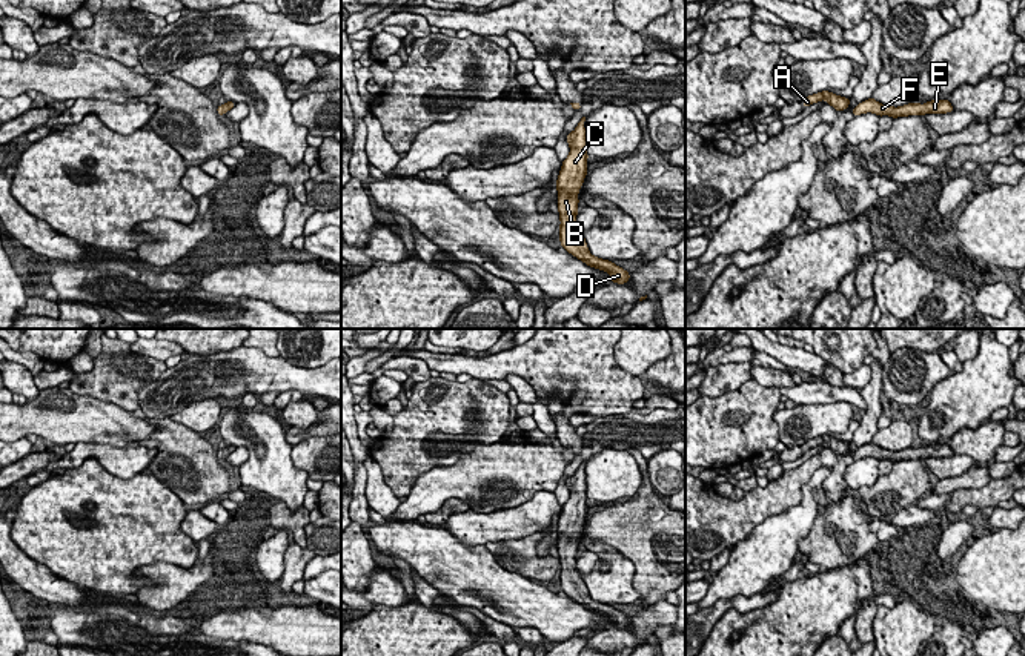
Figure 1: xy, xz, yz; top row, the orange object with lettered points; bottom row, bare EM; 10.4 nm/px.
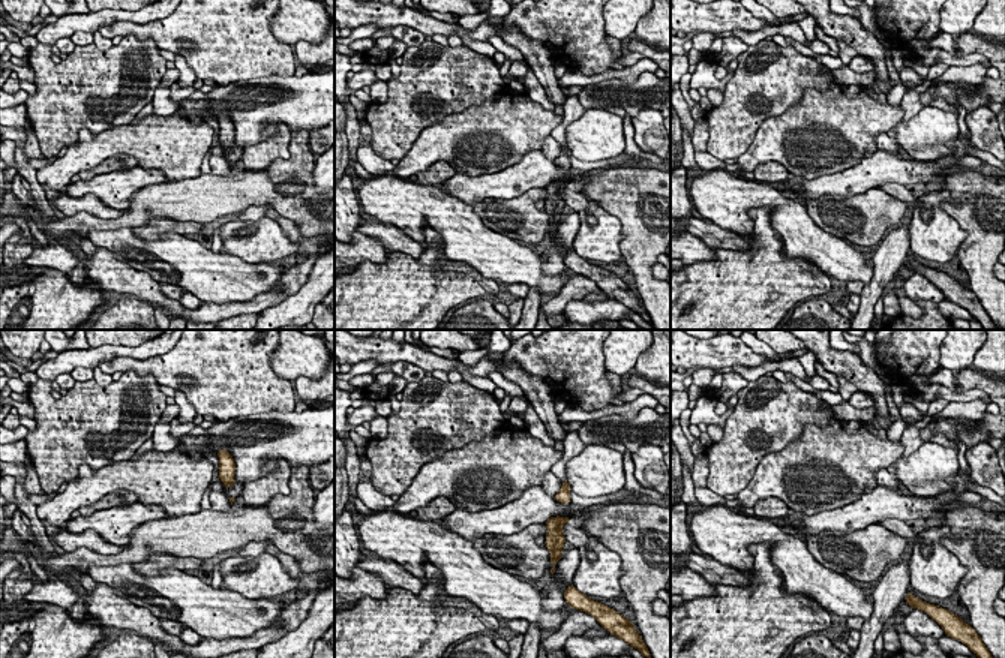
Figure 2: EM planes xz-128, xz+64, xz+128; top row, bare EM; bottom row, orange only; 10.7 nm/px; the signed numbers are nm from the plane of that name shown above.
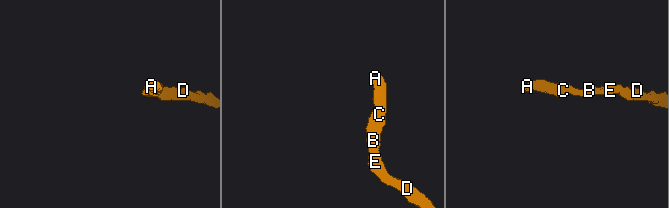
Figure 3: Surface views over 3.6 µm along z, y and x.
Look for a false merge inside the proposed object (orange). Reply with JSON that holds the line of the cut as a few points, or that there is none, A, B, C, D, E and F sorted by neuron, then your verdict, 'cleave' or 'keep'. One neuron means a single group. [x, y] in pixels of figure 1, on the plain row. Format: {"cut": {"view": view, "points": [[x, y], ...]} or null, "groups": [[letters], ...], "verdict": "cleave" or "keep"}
{"cut": null, "groups": [["A", "B", "C", "D", "E", "F"]], "verdict": "keep"}

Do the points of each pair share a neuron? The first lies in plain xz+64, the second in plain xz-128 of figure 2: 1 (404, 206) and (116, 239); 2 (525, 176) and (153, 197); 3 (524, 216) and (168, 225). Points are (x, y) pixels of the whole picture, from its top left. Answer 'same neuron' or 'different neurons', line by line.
1: same neuron
2: different neurons
3: same neuron

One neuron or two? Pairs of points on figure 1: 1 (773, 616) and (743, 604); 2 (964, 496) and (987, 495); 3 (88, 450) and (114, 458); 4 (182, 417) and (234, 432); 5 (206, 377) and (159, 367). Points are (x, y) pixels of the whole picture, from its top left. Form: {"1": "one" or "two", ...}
{"1": "two", "2": "one", "3": "one", "4": "two", "5": "two"}

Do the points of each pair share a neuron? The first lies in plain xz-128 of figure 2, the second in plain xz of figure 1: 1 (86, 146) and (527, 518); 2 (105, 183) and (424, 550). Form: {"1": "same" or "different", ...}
{"1": "different", "2": "different"}

